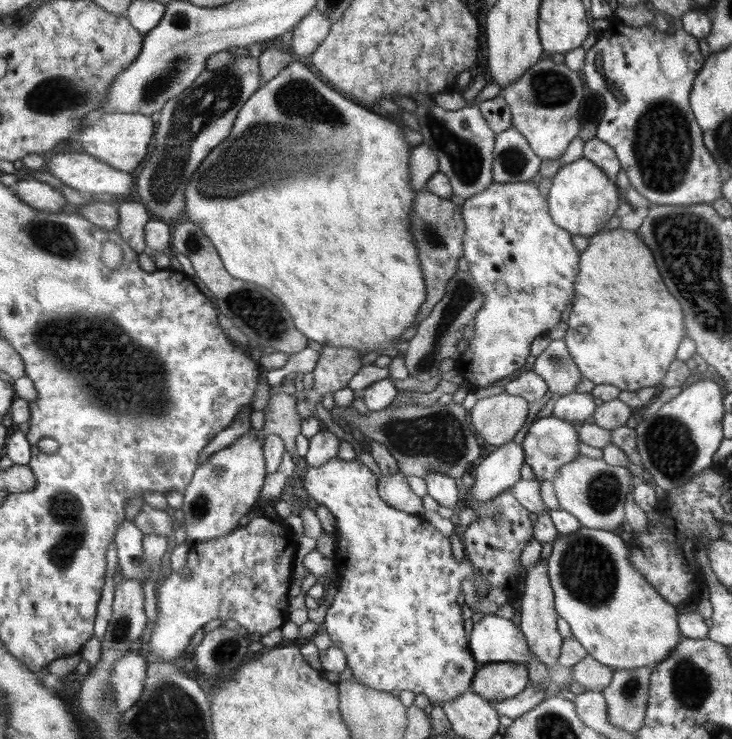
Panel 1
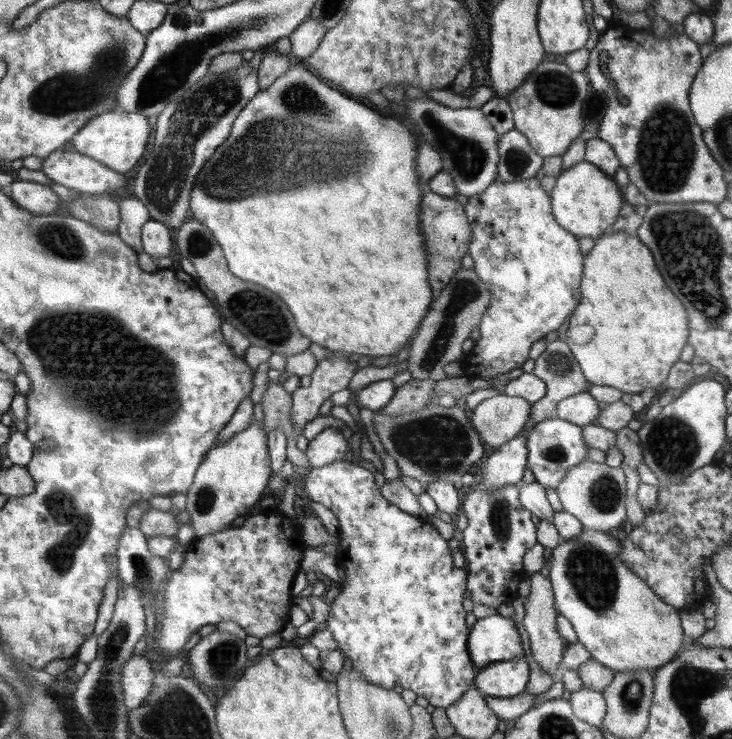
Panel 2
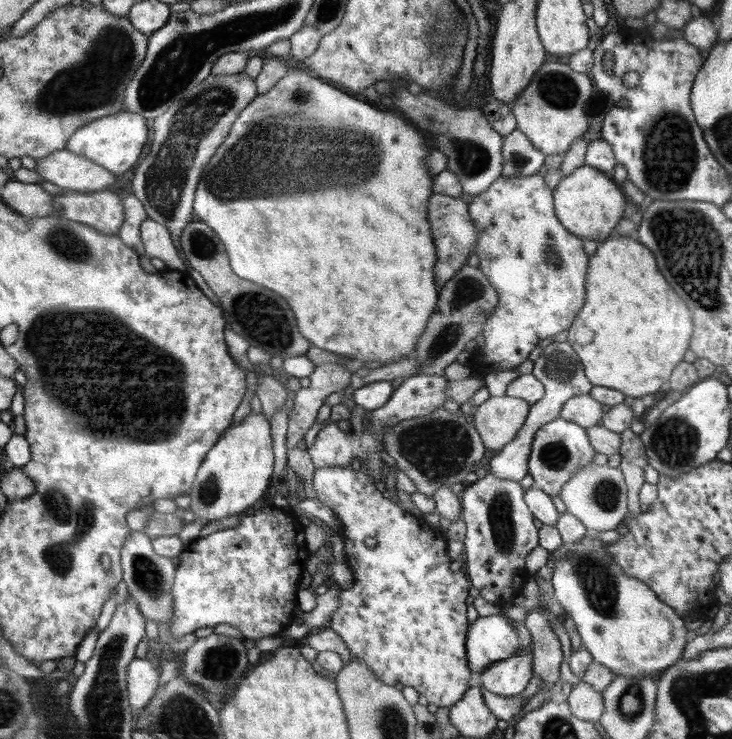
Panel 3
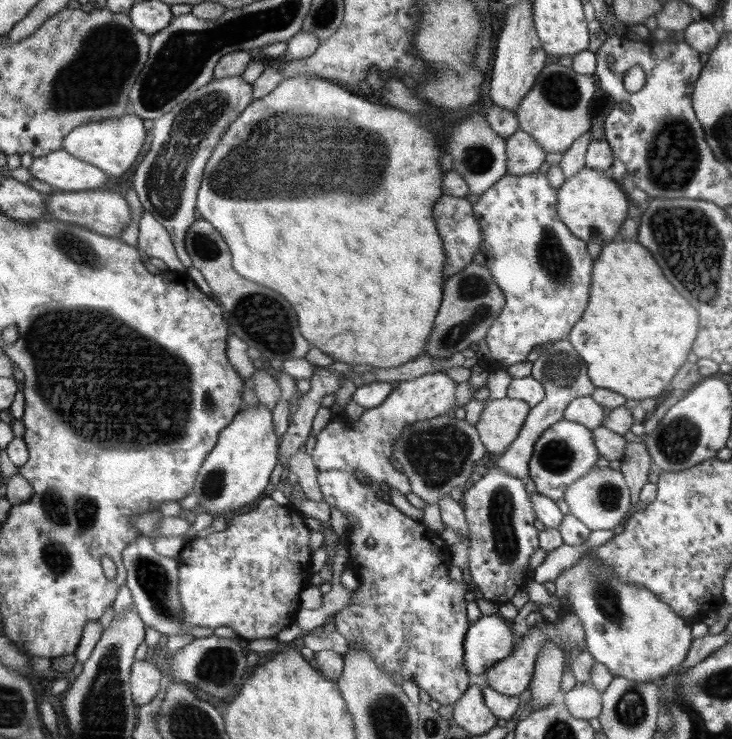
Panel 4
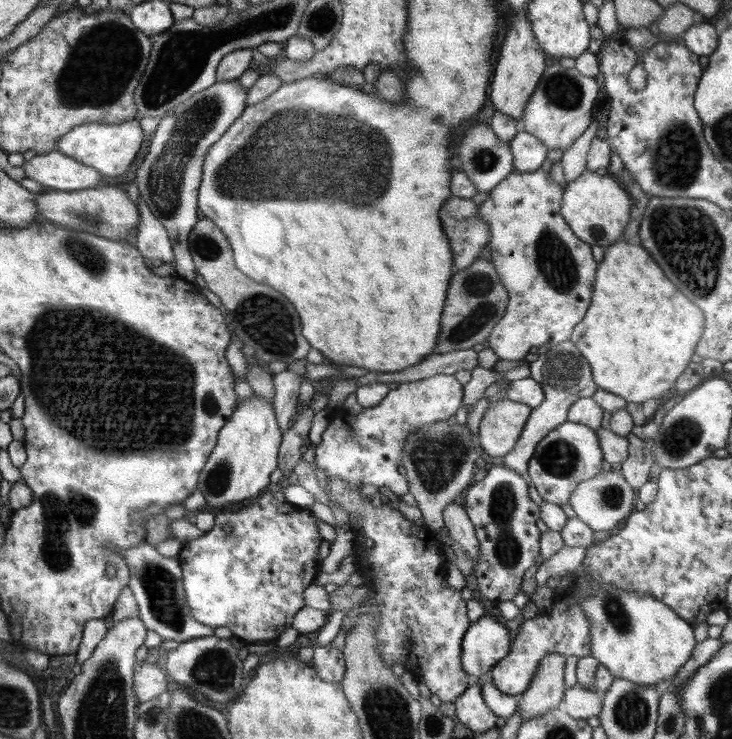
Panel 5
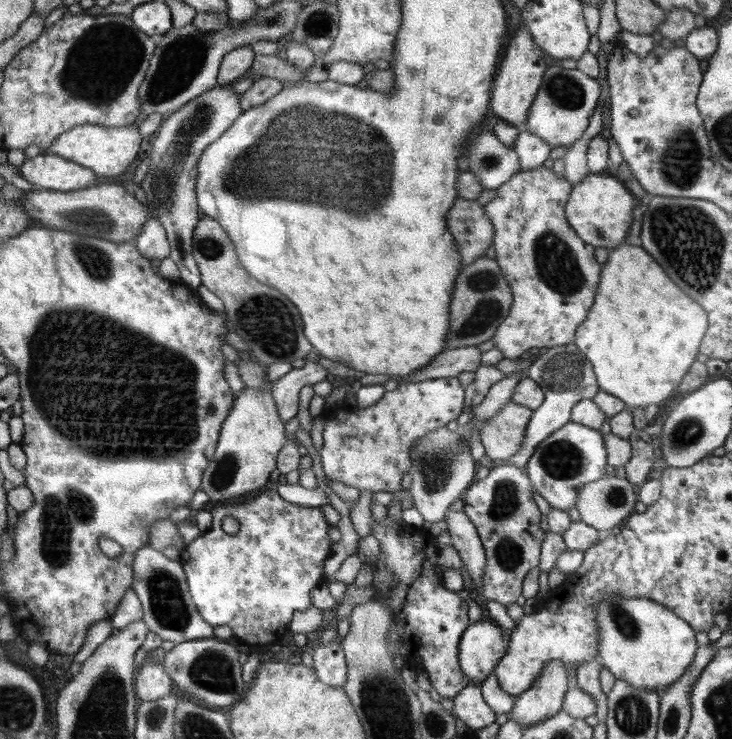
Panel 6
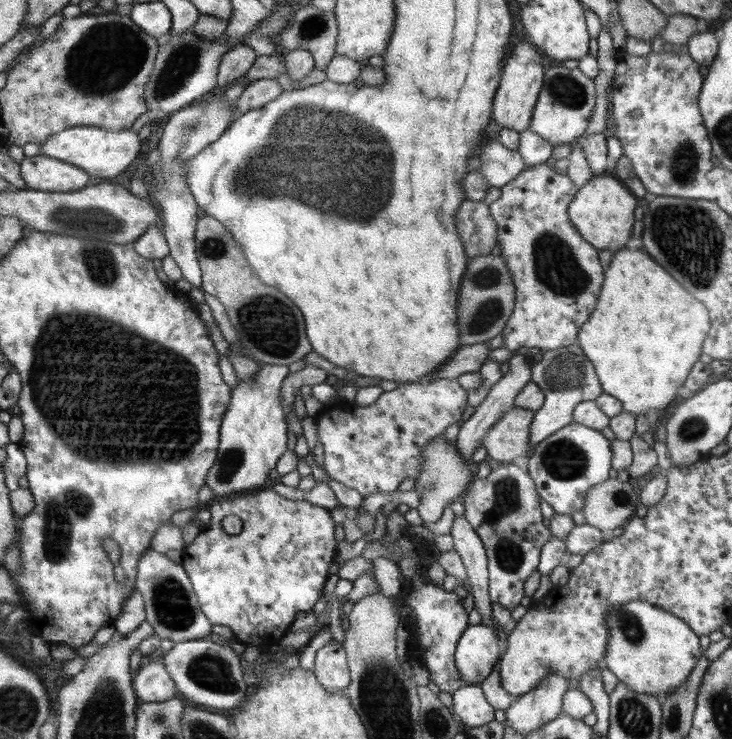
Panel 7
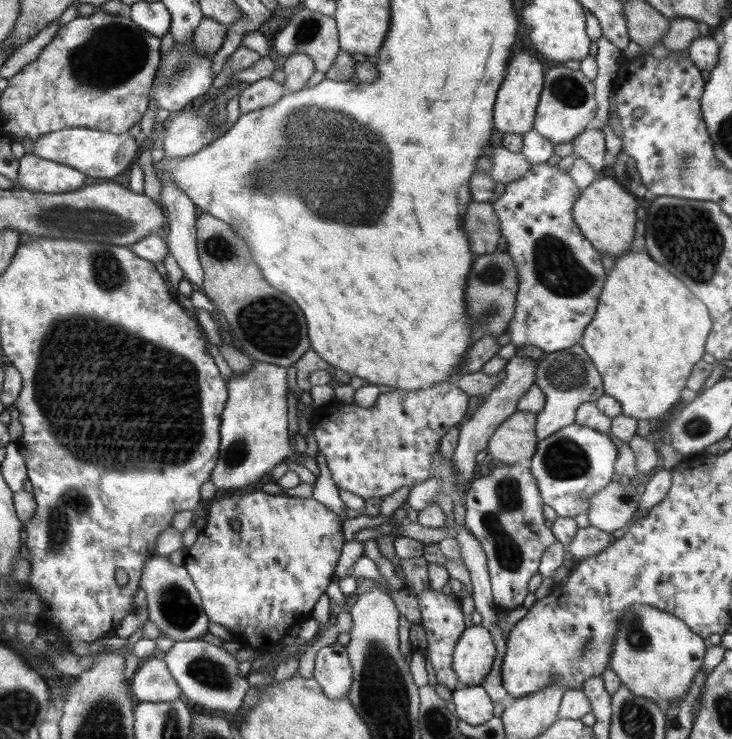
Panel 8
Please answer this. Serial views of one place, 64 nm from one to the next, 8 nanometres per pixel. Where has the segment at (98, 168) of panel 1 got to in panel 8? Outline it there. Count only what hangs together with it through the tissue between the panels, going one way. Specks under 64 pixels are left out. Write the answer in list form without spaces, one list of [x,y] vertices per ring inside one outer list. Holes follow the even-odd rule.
[[[26,153],[19,159],[17,188],[32,192],[63,193],[84,186],[86,175],[56,161],[43,159],[34,153]]]

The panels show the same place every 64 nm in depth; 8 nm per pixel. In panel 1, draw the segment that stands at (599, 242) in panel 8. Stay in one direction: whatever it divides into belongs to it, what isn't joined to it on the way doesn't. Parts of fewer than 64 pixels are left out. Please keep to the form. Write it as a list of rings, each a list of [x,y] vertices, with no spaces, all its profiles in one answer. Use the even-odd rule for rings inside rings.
[[[584,157],[570,161],[568,164],[561,164],[560,169],[556,171],[556,175],[551,180],[552,186],[546,200],[554,224],[557,224],[571,235],[580,234],[580,236],[586,237],[591,237],[598,231],[604,230],[605,224],[614,216],[616,208],[618,208],[619,187],[606,176],[606,173],[597,164]]]

